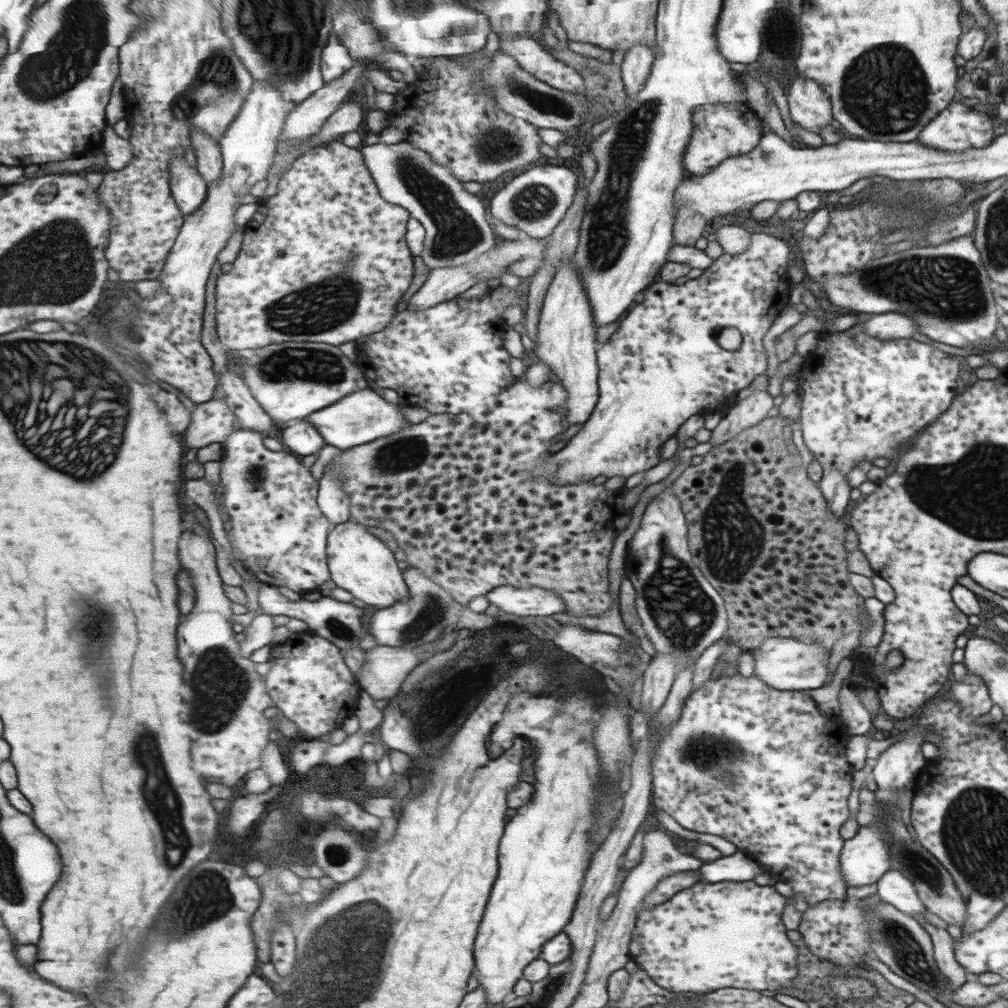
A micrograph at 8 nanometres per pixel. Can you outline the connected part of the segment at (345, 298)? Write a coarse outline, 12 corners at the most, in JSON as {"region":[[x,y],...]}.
{"region":[[361,149],[302,154],[217,281],[247,354],[380,333],[411,214]]}

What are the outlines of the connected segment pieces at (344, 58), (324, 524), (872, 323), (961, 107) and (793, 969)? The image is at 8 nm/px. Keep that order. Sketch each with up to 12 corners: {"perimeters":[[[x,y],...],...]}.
{"perimeters":[[[333,32],[323,52],[327,84],[346,76],[357,61]],[[235,431],[220,475],[261,583],[333,585],[321,481]],[[878,314],[860,326],[876,338],[912,338],[919,333],[904,314]],[[958,100],[917,141],[965,152],[994,140],[990,116]],[[774,886],[641,909],[629,954],[672,992],[784,990],[798,950]]]}

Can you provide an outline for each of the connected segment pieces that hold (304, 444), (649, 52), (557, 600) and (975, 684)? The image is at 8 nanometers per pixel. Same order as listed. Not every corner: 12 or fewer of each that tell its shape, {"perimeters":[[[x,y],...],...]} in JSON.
{"perimeters":[[[307,419],[288,428],[284,445],[304,456],[328,443]],[[637,44],[621,68],[628,101],[645,87],[654,49]],[[499,586],[489,604],[516,616],[566,611],[560,594],[533,586]],[[967,672],[946,695],[972,714],[992,708],[983,678]]]}

